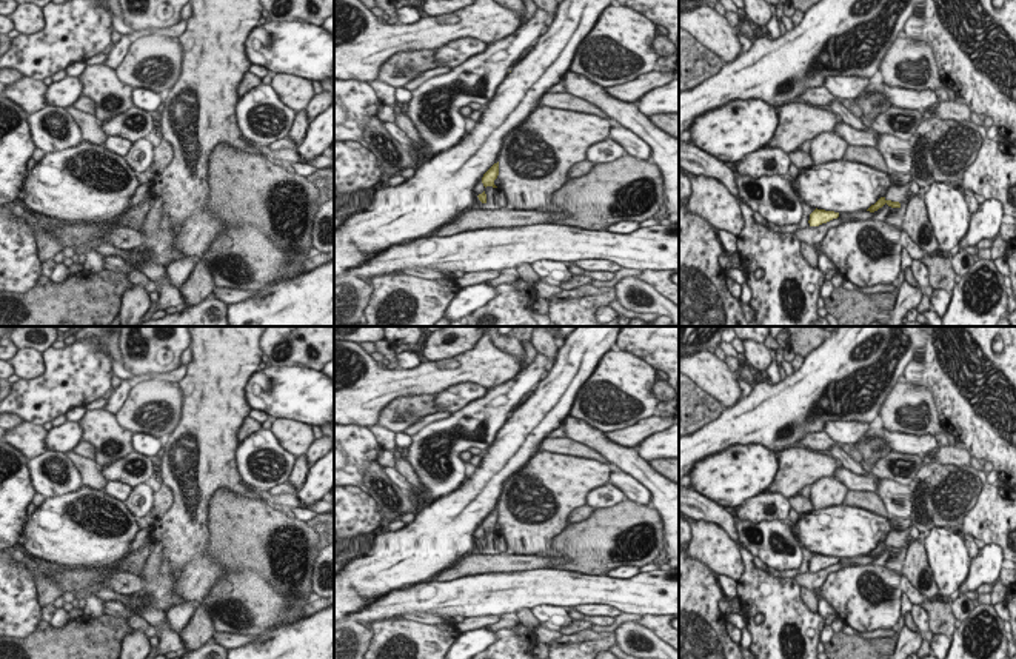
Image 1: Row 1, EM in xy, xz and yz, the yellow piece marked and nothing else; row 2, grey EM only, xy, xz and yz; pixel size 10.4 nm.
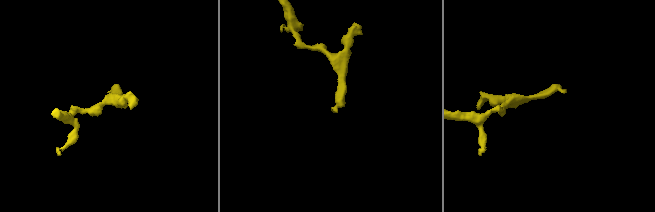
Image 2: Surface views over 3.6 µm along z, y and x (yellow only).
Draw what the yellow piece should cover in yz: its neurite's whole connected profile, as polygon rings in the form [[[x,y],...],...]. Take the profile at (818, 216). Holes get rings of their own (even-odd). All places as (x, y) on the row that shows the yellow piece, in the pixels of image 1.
[[[814,209],[811,214],[810,214],[810,226],[819,226],[822,223],[827,223],[833,219],[837,219],[839,217],[839,212],[834,212],[834,211],[825,211],[825,209]]]

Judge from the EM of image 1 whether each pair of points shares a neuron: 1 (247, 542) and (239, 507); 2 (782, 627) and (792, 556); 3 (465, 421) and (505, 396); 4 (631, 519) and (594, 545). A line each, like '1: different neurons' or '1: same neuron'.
1: same neuron
2: different neurons
3: same neuron
4: same neuron

